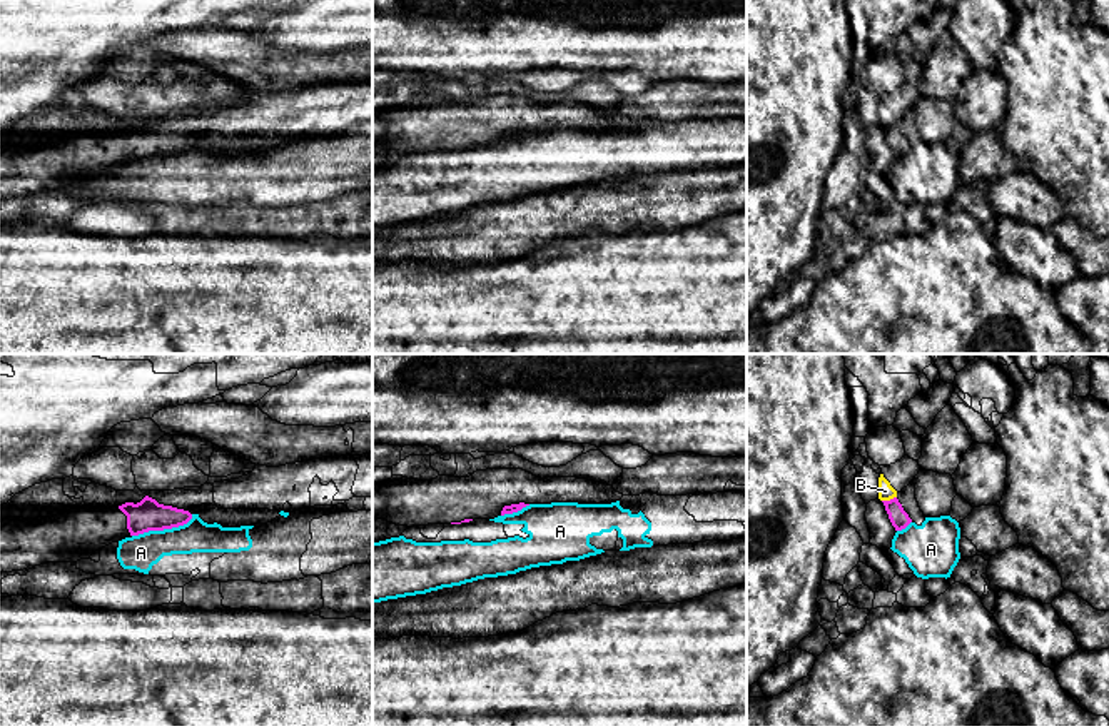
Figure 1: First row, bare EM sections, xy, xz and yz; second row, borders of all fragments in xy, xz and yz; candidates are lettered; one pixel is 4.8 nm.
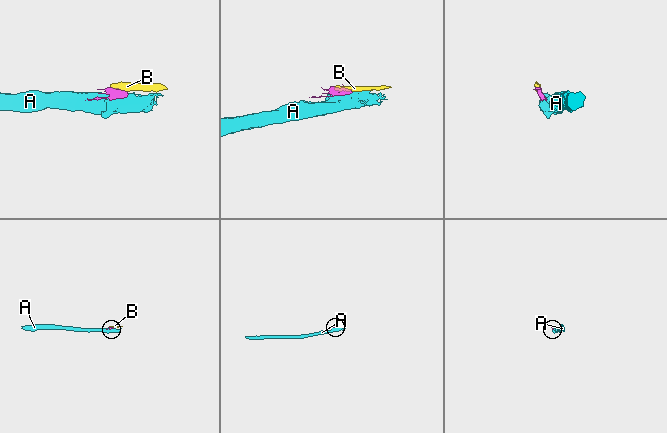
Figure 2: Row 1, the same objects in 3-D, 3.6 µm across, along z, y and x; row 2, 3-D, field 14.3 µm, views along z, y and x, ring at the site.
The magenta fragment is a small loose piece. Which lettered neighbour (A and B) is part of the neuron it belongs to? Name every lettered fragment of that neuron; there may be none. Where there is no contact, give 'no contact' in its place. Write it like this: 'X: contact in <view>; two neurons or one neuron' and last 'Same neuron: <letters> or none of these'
A: contact in xy; two neurons
B: contact in yz; two neurons
Same neuron: none of these

